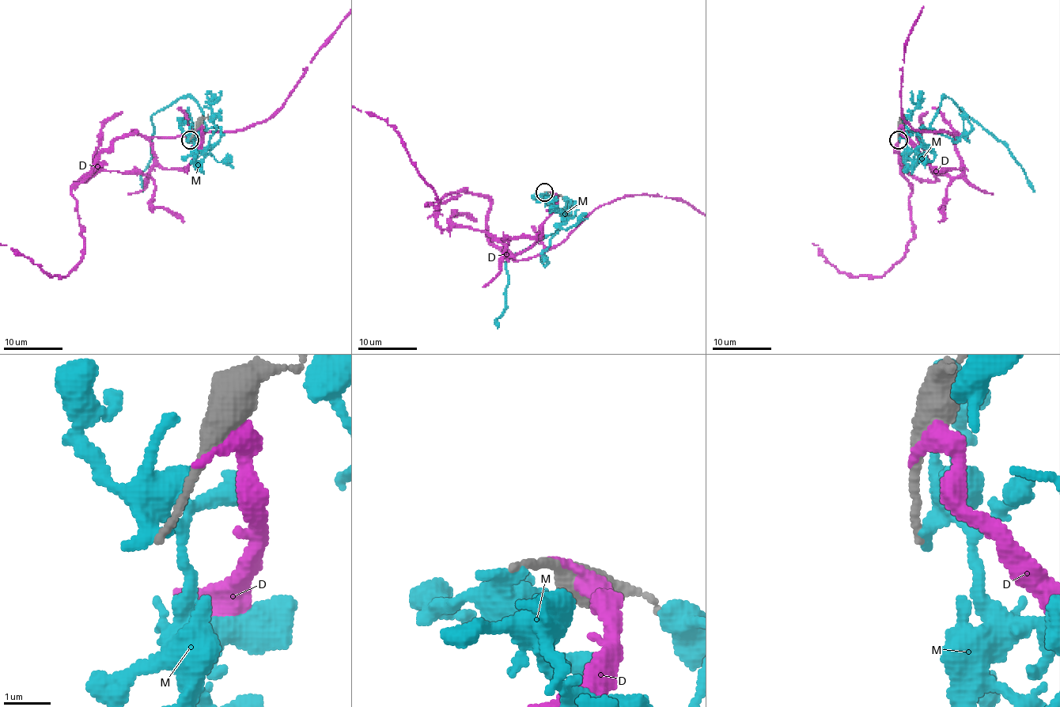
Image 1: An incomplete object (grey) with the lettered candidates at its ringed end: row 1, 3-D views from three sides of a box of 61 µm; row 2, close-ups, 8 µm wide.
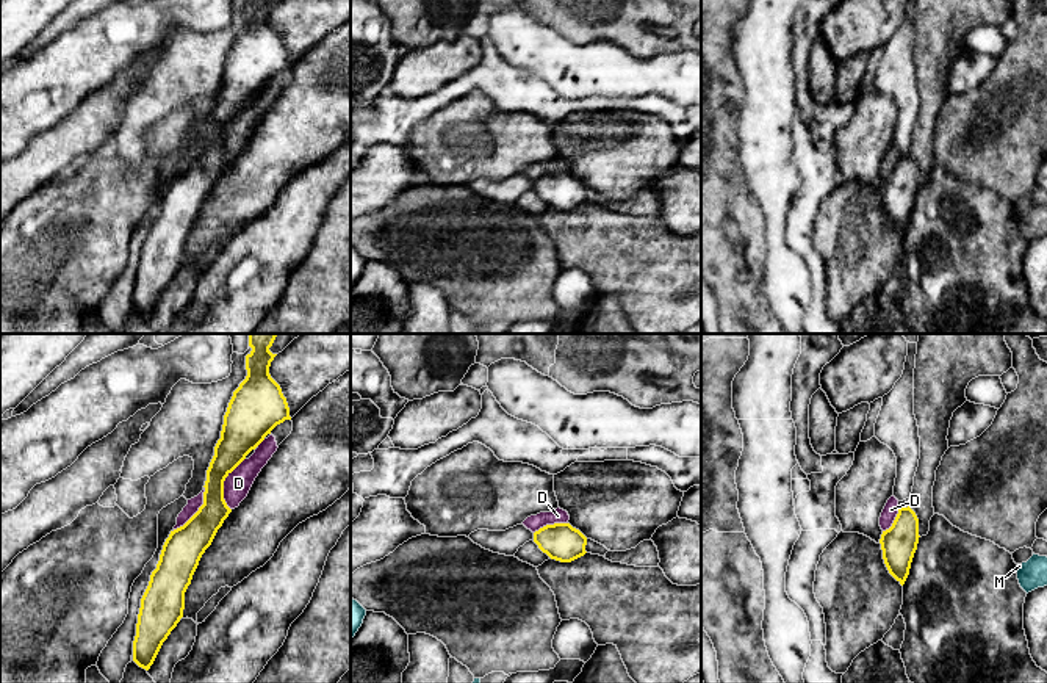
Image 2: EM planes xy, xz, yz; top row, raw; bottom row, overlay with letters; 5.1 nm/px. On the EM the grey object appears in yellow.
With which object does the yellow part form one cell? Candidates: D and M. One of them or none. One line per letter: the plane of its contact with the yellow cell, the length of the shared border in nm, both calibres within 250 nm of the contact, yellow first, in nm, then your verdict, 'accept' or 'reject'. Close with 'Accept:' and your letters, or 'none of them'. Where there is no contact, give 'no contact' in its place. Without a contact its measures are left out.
D: contact in xy; length 280 nm; calibres 180 and 140 nm; reject
M: no contact; reject
Accept: none of them

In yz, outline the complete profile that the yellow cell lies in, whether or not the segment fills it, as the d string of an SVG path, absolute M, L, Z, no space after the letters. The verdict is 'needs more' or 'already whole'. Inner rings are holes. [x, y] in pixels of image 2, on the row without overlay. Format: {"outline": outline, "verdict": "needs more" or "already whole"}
{"outline": "M911 155L900 157L892 175L881 183L884 213L901 235L909 224L919 186L919 168Z", "verdict": "already whole"}

